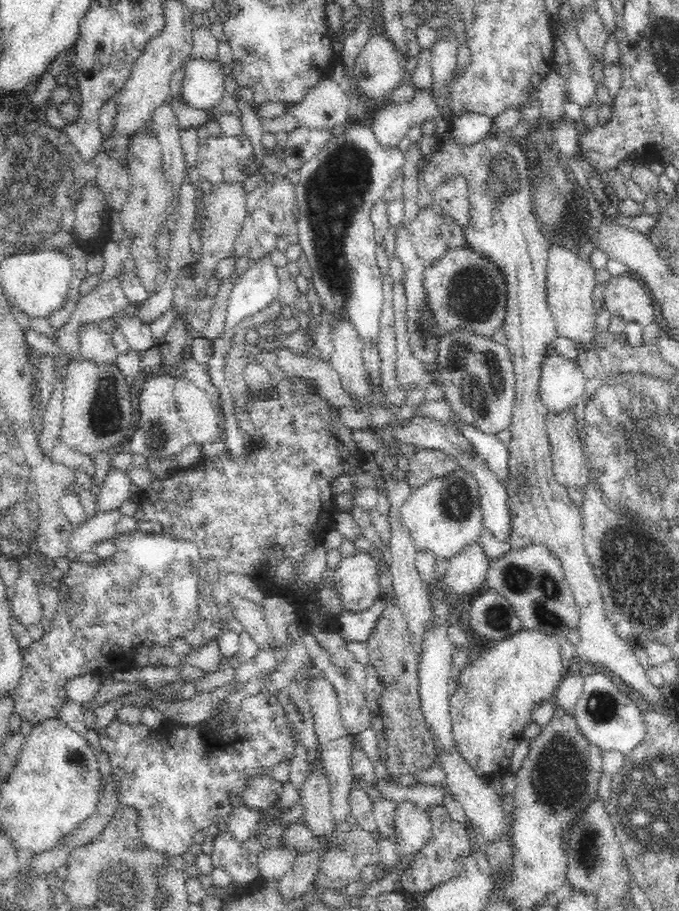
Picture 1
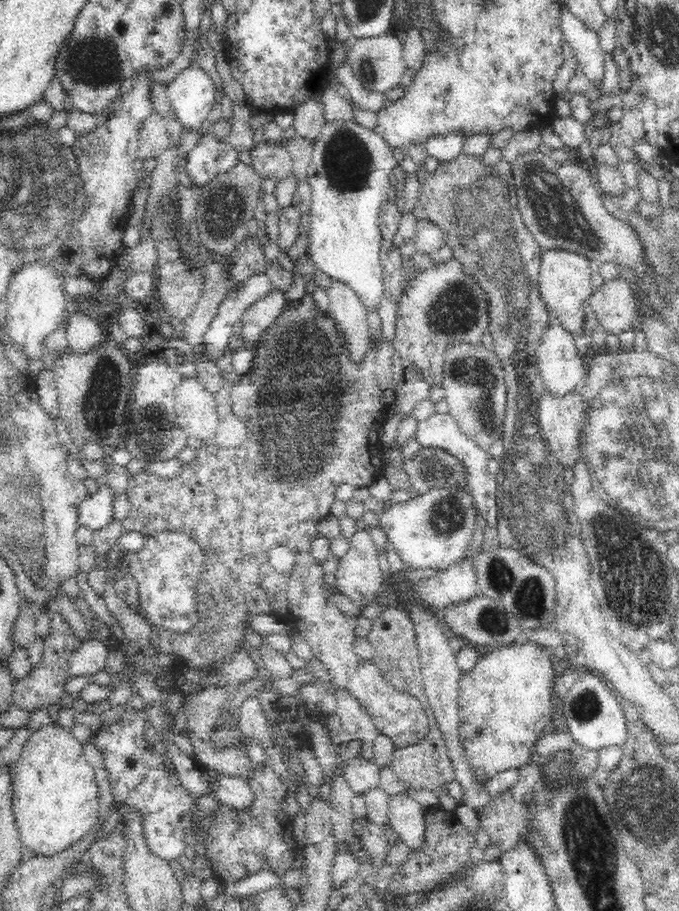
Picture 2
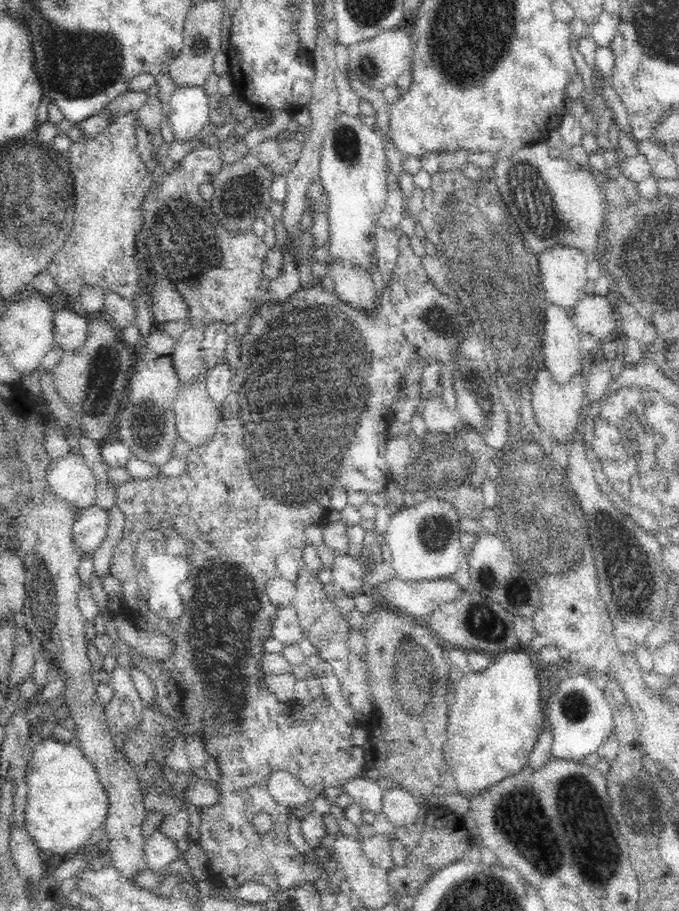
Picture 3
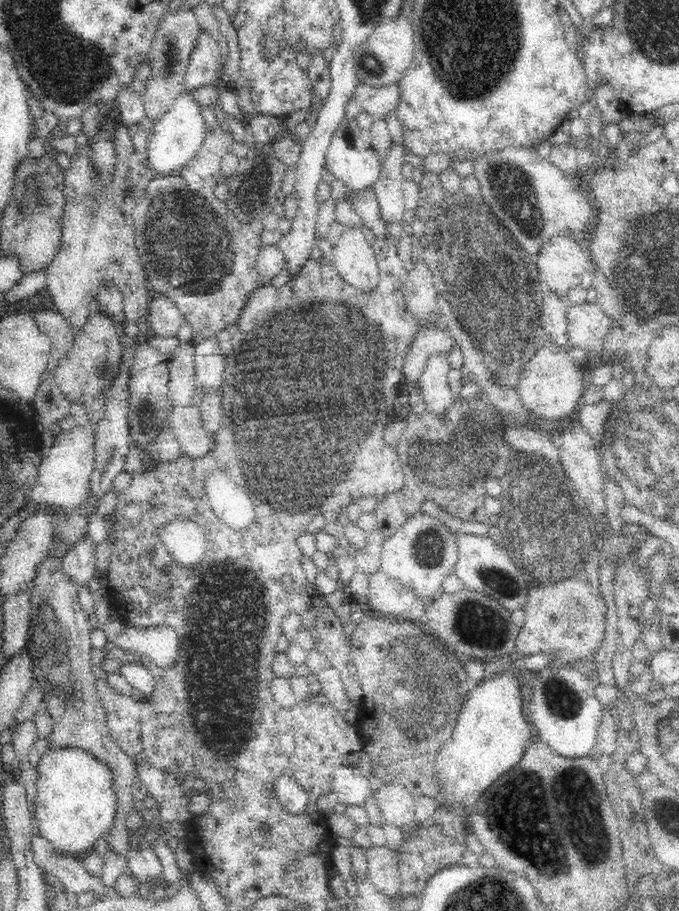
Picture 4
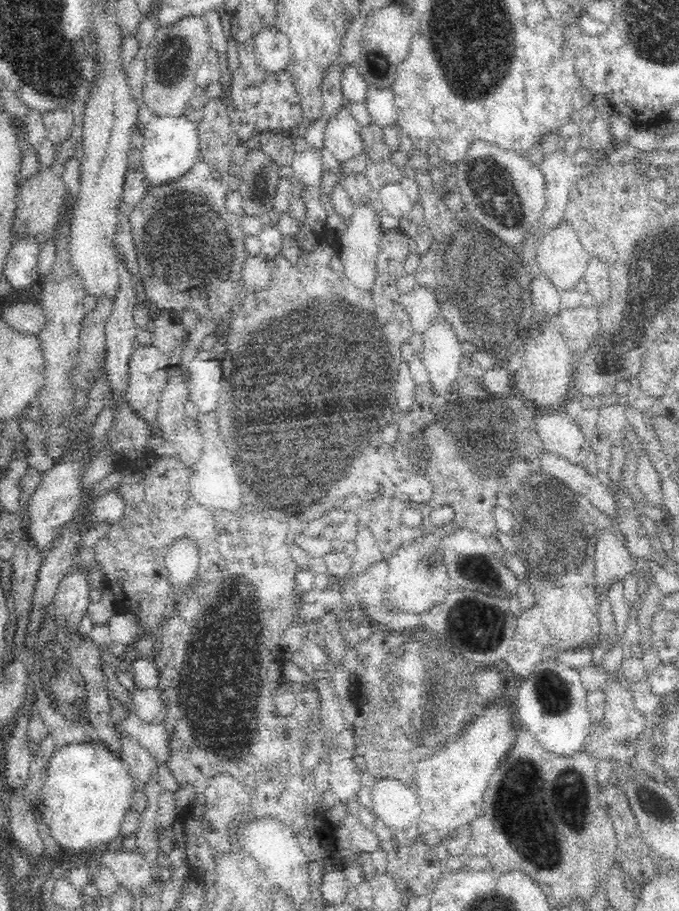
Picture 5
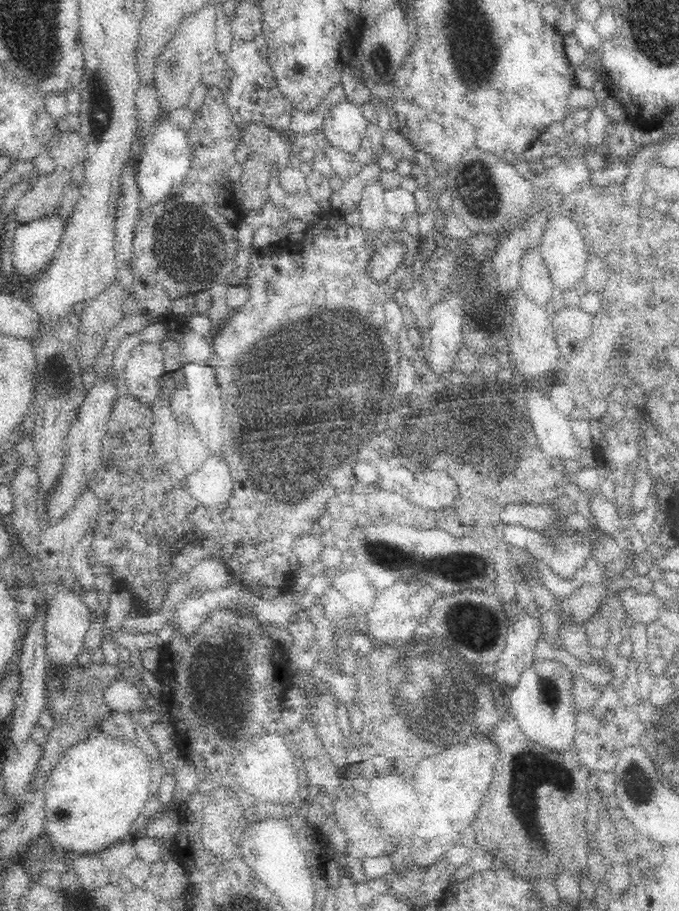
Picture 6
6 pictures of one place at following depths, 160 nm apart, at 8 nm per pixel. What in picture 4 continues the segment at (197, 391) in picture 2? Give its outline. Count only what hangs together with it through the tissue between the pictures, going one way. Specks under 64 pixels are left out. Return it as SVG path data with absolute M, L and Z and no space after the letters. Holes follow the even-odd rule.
M197 406L174 408L167 420L172 420L172 432L181 446L181 454L188 458L204 458L213 448L213 439L203 427L202 415Z

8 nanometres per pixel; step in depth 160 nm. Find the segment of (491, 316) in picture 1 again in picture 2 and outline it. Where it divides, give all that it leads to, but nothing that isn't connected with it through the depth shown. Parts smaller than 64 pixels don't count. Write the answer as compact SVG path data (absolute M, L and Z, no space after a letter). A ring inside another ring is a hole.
M453 259L446 262L440 262L438 260L438 264L435 264L434 267L418 270L416 276L410 278L405 284L404 290L401 292L399 298L396 318L397 327L393 333L393 337L388 339L386 339L386 337L376 338L376 340L371 341L369 349L362 355L362 358L359 361L354 361L354 359L350 358L350 347L348 347L348 343L346 343L346 339L344 339L345 332L341 330L341 327L330 313L326 314L326 312L322 312L322 310L316 306L313 294L306 293L305 296L302 296L301 300L291 300L288 303L288 306L284 308L284 312L282 312L280 316L262 332L262 336L257 340L256 356L252 359L252 368L241 376L237 380L237 383L234 384L233 389L230 390L232 412L234 412L234 416L236 416L240 422L244 422L247 430L246 438L241 445L238 447L226 448L216 446L216 444L213 446L207 443L205 446L198 447L195 459L184 466L176 478L170 480L162 480L148 472L131 475L129 478L126 498L128 498L128 502L130 502L130 509L127 516L122 521L123 534L136 532L136 534L142 534L142 536L148 538L151 534L164 532L164 530L167 532L182 532L192 538L203 552L203 565L199 574L199 579L197 580L197 585L195 586L198 620L192 625L192 628L189 628L183 633L171 631L170 629L158 627L158 625L150 623L148 625L151 633L148 637L146 646L152 646L152 648L160 650L162 654L172 654L173 658L176 660L174 668L177 669L177 671L182 668L187 668L189 671L216 671L218 668L222 668L224 660L231 658L235 653L241 652L240 644L246 642L246 634L244 632L246 632L246 628L249 628L252 624L252 618L256 618L256 616L260 615L275 616L288 612L288 614L292 616L294 624L296 624L296 631L299 632L311 646L313 658L322 661L326 666L326 670L332 676L332 685L330 687L339 687L345 694L349 693L352 697L356 698L356 702L364 708L364 712L368 712L368 714L374 718L374 722L378 724L378 733L388 736L393 741L393 745L396 748L423 743L426 734L428 734L430 729L430 720L424 711L424 707L419 700L414 698L414 696L394 692L394 690L384 682L380 670L372 664L371 659L360 658L352 651L355 638L355 617L342 614L338 608L336 608L334 600L330 598L332 589L324 581L325 574L322 569L322 564L316 562L311 553L311 544L318 538L316 525L329 515L329 509L336 500L336 486L340 486L340 484L350 484L350 486L354 486L354 488L364 488L364 486L370 486L370 484L374 482L374 478L378 478L378 476L384 474L385 464L384 458L382 457L384 454L382 452L385 451L386 447L380 443L380 428L382 428L385 423L386 408L390 408L390 405L394 402L395 393L399 391L399 387L406 382L407 369L413 366L413 368L422 375L422 378L426 380L428 385L440 384L440 382L443 382L444 356L446 356L446 350L448 350L449 347L454 346L454 344L480 344L480 338L482 338L482 334L484 334L484 330L486 330L486 326L488 326L488 312L486 312L486 310L488 310L488 308L486 308L486 302L484 302L484 298L482 298L482 294L480 294L480 288L478 288L470 278L466 278L466 275L462 273L460 263Z

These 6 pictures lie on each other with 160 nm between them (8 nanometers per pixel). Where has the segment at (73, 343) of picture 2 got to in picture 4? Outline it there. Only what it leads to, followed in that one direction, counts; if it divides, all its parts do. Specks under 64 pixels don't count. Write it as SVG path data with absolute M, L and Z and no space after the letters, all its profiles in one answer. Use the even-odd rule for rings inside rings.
M34 310L30 313L30 317L34 319L34 325L40 333L50 337L52 350L50 350L50 359L54 365L57 365L59 360L66 358L68 350L73 345L74 332L70 331L68 324L64 318L61 318L53 310Z

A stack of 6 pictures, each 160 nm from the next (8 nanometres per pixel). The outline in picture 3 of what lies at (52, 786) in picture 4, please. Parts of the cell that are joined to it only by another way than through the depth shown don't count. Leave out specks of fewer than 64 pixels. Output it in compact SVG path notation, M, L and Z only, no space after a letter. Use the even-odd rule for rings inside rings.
M44 735L34 746L26 774L27 808L24 827L46 855L80 851L90 836L104 827L109 797L96 768L76 744L60 742Z

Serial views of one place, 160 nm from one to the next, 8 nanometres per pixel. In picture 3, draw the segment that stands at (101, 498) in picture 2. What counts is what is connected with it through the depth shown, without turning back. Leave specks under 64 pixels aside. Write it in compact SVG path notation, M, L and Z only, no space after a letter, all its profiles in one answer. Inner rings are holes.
M94 504L90 508L78 510L72 525L72 539L79 549L79 555L94 554L108 534L108 511Z

